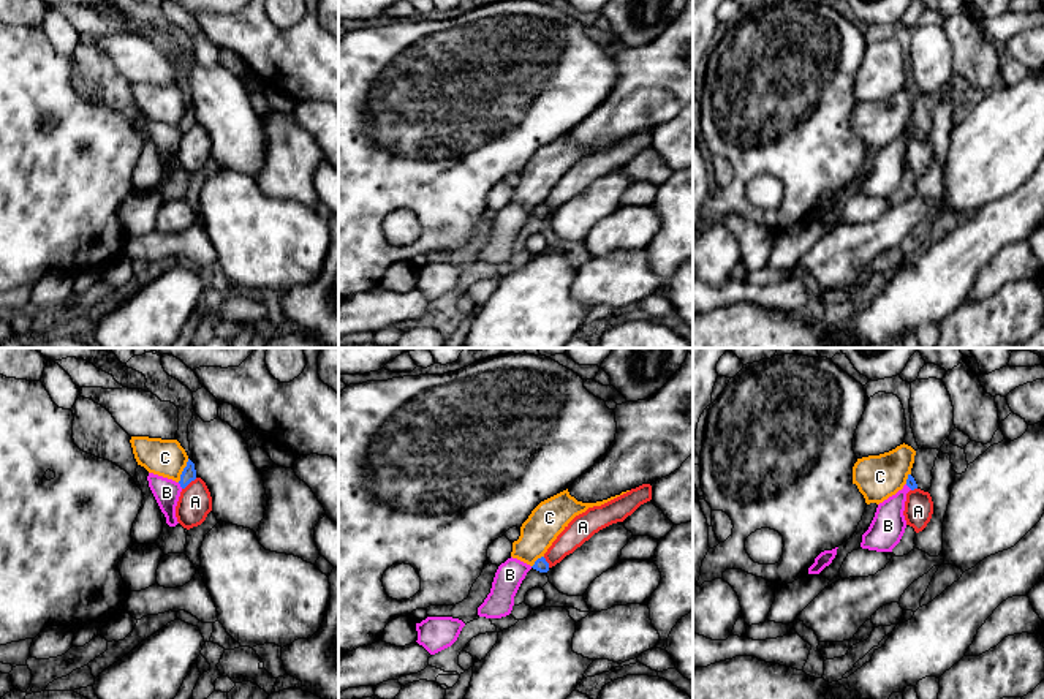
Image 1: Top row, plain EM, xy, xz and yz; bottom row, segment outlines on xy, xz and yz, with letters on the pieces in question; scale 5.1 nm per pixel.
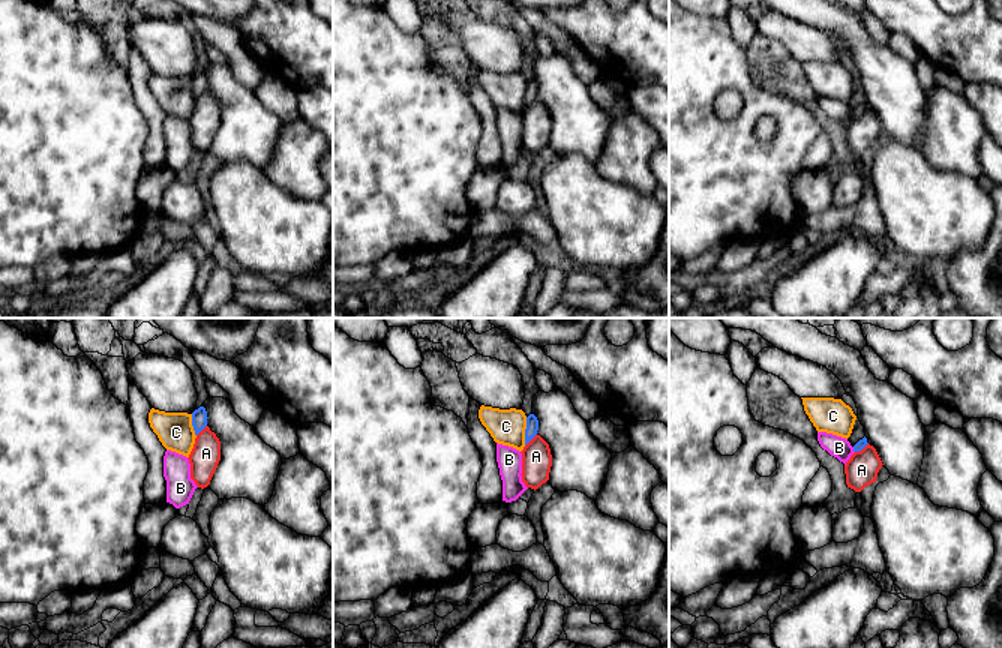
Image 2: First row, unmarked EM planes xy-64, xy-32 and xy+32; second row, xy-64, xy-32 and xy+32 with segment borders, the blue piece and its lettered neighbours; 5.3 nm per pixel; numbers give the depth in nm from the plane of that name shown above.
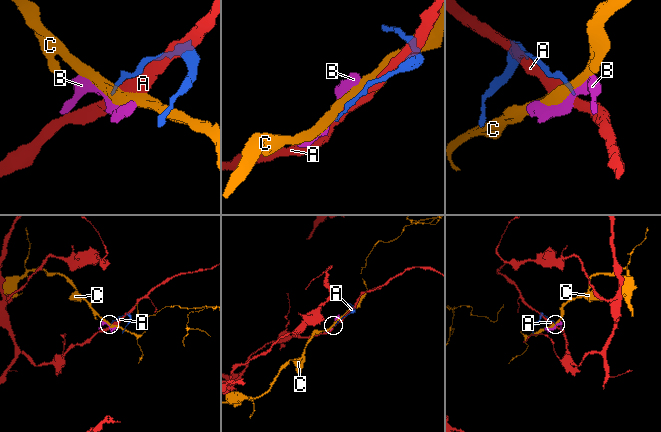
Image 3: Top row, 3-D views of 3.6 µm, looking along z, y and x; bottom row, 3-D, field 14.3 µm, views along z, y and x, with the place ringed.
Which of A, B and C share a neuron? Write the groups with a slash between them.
A / B / C

